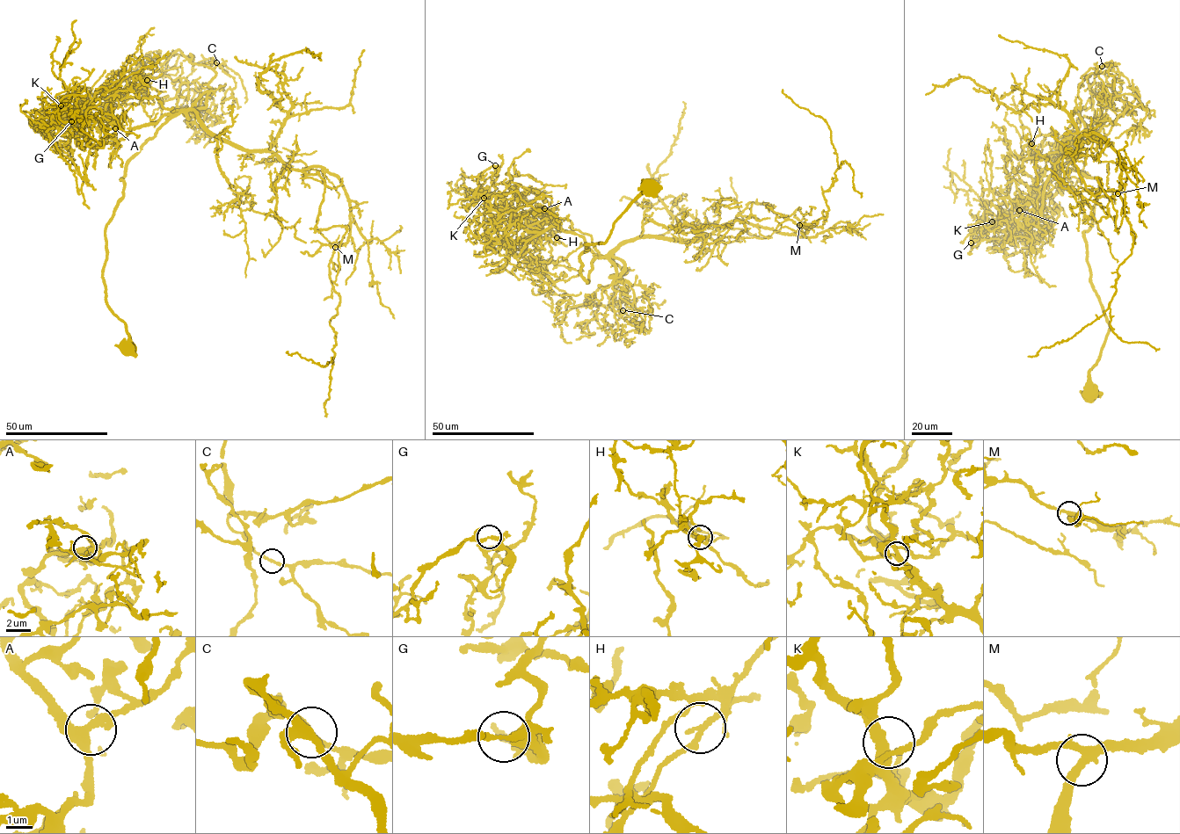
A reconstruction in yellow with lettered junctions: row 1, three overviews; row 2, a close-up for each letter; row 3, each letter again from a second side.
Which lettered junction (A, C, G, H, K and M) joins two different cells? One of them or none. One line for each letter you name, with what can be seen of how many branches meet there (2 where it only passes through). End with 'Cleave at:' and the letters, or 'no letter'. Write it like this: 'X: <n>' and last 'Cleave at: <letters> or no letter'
H: 2
Cleave at: H

